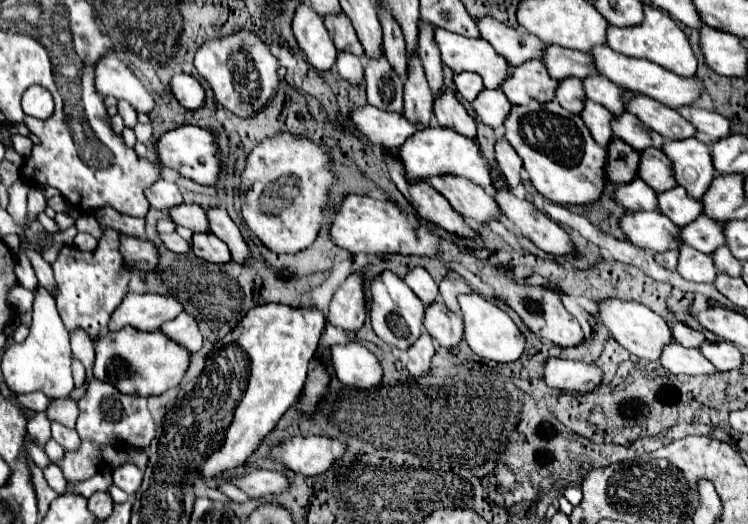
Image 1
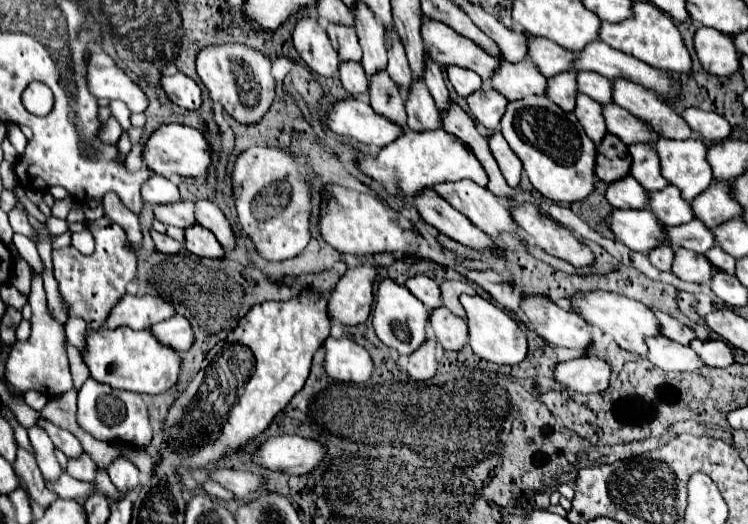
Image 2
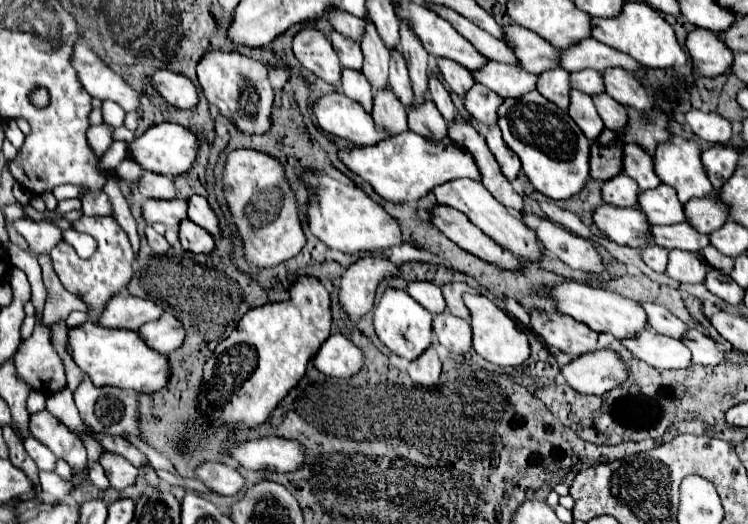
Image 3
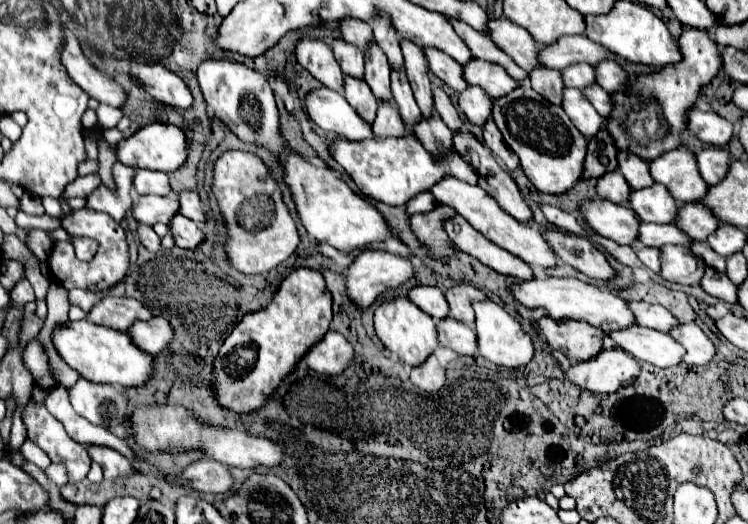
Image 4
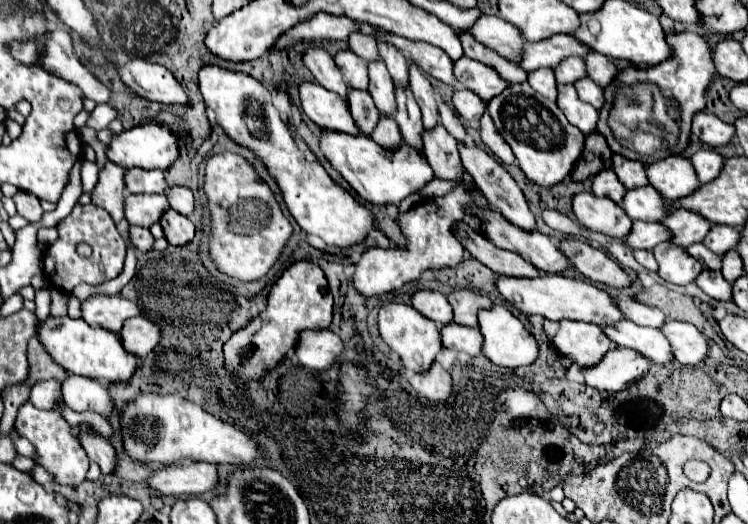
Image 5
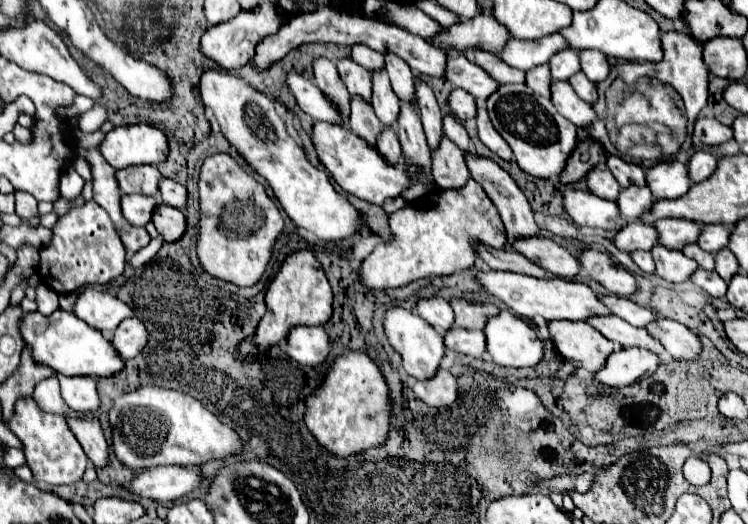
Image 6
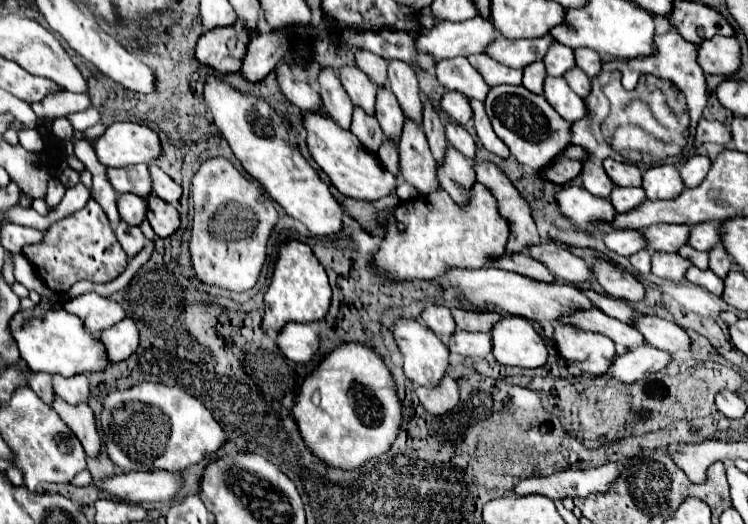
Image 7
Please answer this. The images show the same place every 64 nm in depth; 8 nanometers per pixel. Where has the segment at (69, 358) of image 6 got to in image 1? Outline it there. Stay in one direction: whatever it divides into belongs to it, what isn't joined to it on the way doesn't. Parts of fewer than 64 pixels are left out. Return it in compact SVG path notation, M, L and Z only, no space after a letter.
M124 326L120 332L100 336L100 340L94 344L94 350L94 378L116 384L120 392L132 396L160 396L176 388L190 368L190 352L182 344L170 340L162 330L142 332L132 326Z

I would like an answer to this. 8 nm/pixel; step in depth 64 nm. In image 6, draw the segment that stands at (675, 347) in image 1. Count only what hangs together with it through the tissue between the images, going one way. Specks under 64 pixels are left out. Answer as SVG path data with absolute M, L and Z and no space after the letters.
M600 316L600 318L592 318L588 320L594 328L600 328L600 332L612 340L622 344L624 348L628 346L636 346L636 348L646 348L650 352L654 352L656 356L664 354L664 346L660 344L660 340L656 340L646 328L636 328L632 324L628 324L626 320L618 318L618 316Z

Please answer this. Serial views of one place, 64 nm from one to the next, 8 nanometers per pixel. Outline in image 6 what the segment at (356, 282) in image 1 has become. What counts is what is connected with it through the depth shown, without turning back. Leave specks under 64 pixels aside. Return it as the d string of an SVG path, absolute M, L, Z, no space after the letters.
M472 178L462 188L448 188L430 192L420 200L408 202L402 210L390 214L392 242L376 246L360 266L360 284L368 290L388 290L410 284L412 280L426 276L446 276L458 270L470 268L476 262L474 242L482 242L494 248L504 248L506 234L504 224L482 190Z

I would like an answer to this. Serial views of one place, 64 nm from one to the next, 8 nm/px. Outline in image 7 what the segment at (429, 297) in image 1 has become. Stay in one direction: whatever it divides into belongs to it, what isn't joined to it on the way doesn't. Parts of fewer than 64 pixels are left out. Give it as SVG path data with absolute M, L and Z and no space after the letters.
M432 304L432 306L428 306L428 308L424 308L424 312L420 314L422 316L422 320L424 320L424 324L434 332L434 334L438 334L442 340L446 340L446 338L450 338L450 334L454 332L454 318L452 318L452 314L450 314L450 308L446 308L446 306L436 306L436 304Z

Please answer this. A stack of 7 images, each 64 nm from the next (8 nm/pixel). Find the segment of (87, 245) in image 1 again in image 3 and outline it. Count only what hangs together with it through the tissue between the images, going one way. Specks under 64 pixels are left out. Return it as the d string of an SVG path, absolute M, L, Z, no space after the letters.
M72 228L64 230L64 236L62 236L68 244L74 246L74 250L78 252L80 258L90 258L96 250L96 240L90 236L90 234L82 234L82 232L76 232Z

